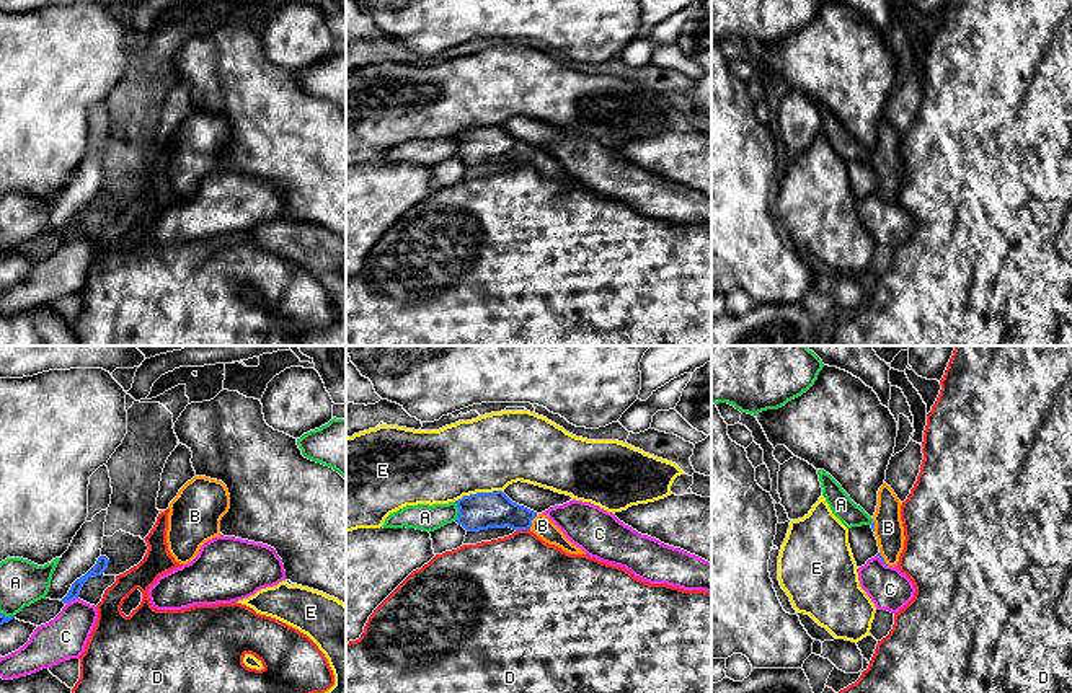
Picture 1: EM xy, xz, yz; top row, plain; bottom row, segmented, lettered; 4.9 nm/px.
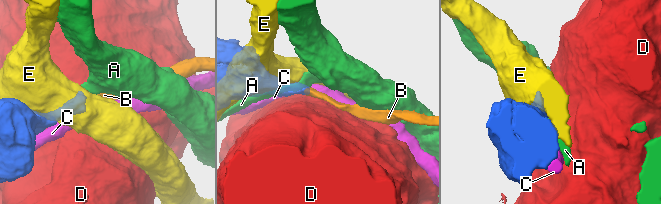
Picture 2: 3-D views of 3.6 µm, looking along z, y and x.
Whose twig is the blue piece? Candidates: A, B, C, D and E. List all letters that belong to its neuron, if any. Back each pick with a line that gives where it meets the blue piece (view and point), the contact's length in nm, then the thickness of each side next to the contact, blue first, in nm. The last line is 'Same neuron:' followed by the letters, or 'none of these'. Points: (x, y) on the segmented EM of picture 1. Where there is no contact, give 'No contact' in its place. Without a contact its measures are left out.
B: Touches blue at xz (531, 522). Shared border 90 nm. Thickness 190 nm (blue) against 100 nm
Same neuron: B

